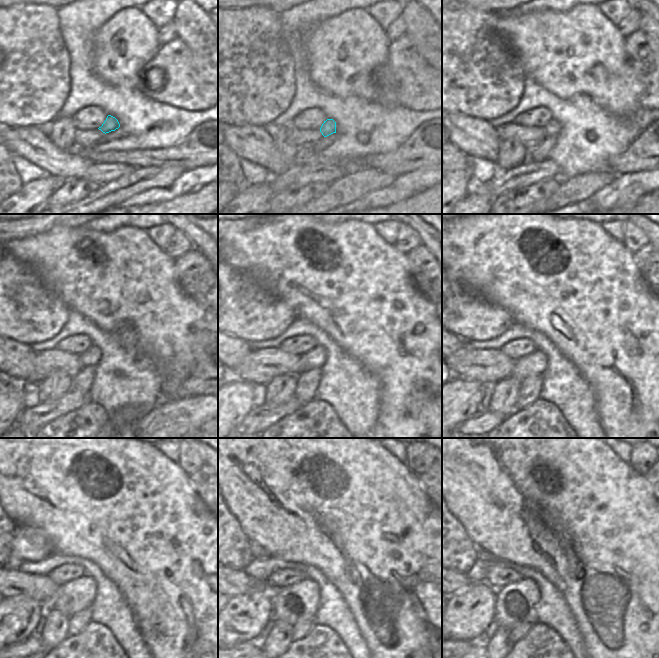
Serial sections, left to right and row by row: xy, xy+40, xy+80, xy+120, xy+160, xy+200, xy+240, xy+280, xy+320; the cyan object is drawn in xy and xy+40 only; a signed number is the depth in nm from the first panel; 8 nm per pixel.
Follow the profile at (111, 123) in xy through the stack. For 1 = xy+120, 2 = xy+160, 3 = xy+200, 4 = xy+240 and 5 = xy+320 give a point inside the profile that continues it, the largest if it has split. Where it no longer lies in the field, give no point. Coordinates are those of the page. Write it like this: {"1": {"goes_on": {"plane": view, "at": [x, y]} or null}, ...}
{"1": {"goes_on": {"plane": "xy+120", "at": [91, 357]}}, "2": {"goes_on": {"plane": "xy+160", "at": [314, 359]}}, "3": {"goes_on": {"plane": "xy+200", "at": [535, 363]}}, "4": {"goes_on": {"plane": "xy+240", "at": [73, 597]}}, "5": {"goes_on": {"plane": "xy+320", "at": [516, 603]}}}

